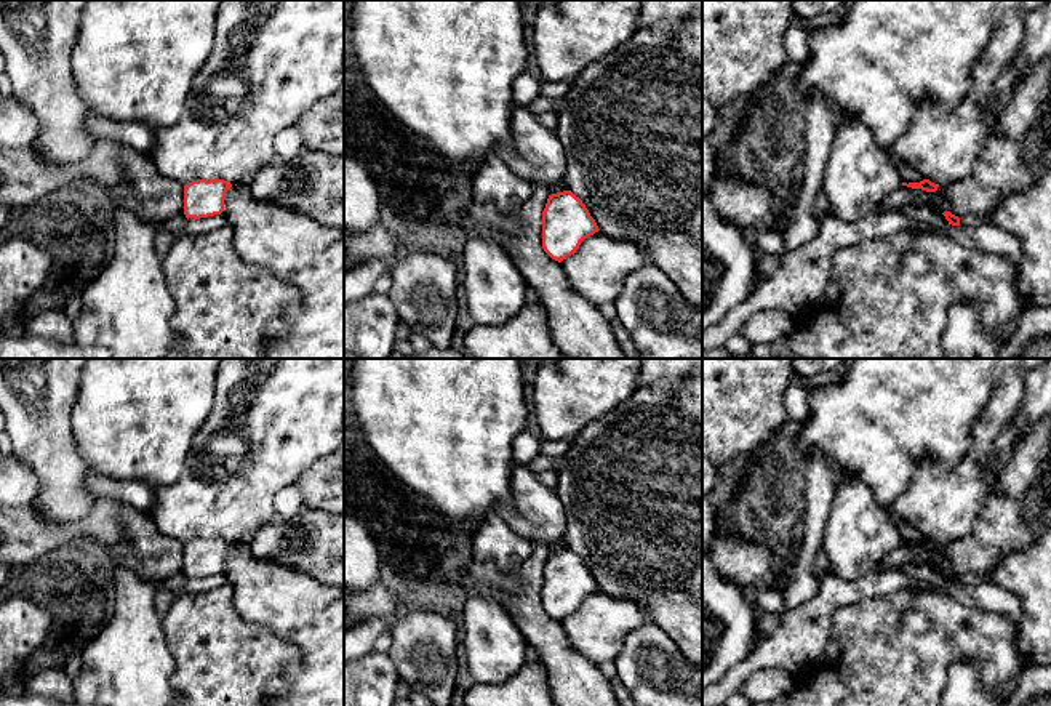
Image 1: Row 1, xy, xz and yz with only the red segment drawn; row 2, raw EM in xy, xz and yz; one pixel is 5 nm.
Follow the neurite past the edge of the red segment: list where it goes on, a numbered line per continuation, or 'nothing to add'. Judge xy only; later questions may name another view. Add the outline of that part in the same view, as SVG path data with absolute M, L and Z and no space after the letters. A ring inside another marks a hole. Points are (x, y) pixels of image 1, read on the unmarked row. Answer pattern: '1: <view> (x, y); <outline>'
nothing to add

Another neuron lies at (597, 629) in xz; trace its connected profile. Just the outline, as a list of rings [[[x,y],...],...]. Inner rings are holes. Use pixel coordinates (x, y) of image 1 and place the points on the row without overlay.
[[[600,589],[584,597],[579,607],[561,620],[571,647],[593,664],[614,661],[627,634],[646,623],[651,623],[648,610]]]

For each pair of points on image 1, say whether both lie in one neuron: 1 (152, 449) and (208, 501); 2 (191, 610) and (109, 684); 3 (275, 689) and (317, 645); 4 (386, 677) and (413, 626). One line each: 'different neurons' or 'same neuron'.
1: different neurons
2: different neurons
3: same neuron
4: different neurons

